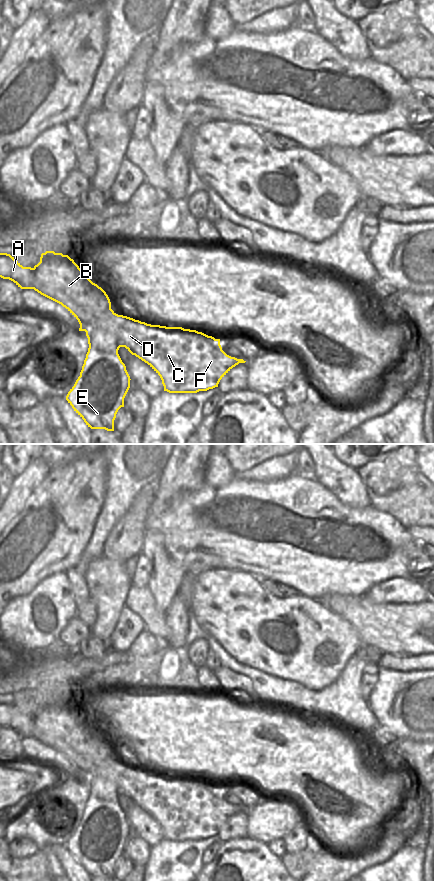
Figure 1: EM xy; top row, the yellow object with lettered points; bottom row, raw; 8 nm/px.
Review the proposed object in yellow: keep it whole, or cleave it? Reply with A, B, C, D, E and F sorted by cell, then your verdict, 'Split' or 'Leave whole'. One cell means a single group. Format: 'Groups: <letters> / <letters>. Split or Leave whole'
Groups: A C D F / B E. Split

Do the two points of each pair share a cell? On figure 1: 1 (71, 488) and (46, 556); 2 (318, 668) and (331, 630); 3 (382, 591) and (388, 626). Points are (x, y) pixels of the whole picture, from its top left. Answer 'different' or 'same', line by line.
1: same
2: same
3: different

